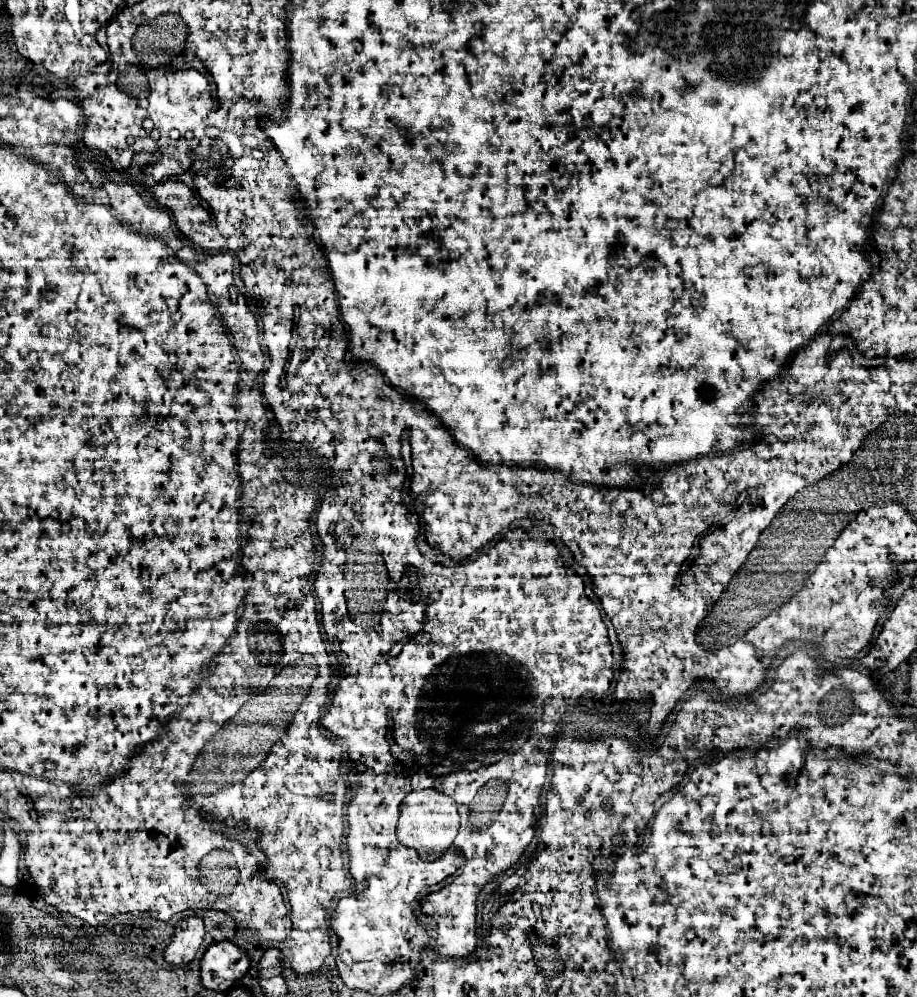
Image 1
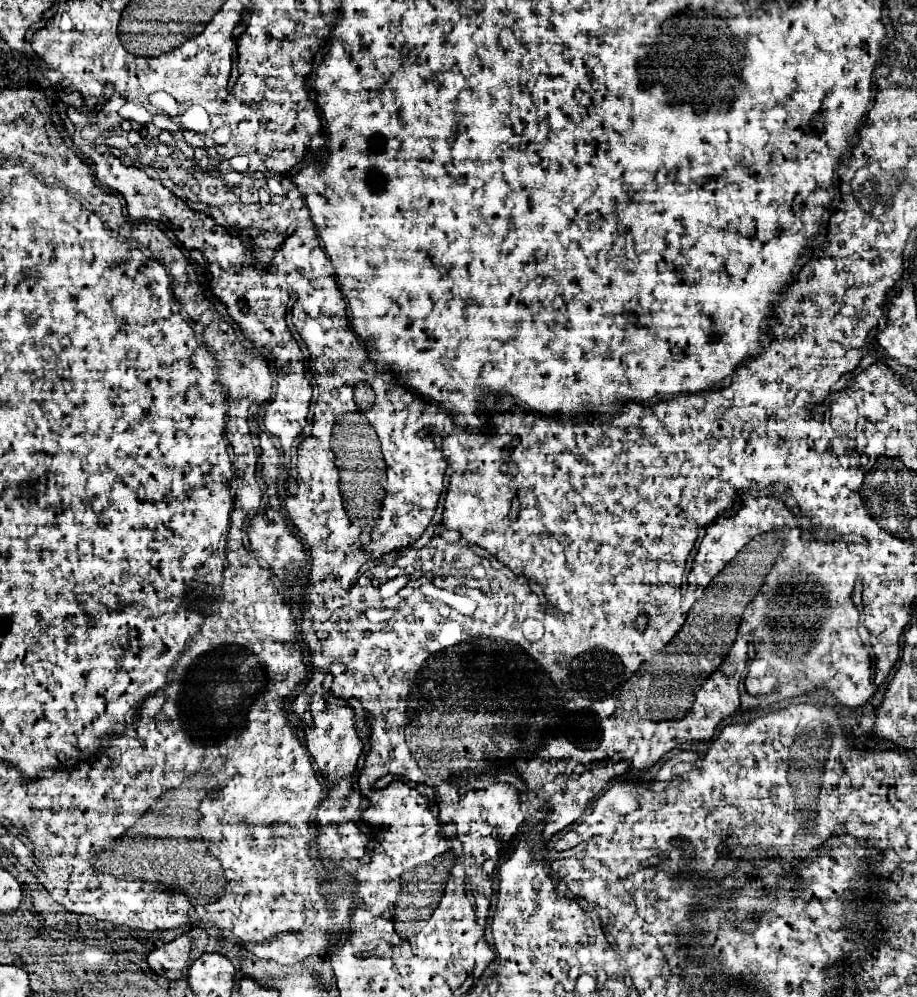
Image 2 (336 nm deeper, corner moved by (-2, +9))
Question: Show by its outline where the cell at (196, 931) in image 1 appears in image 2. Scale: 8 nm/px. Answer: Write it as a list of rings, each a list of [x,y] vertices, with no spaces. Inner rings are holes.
[[[181,934],[173,942],[151,950],[147,962],[155,974],[165,976],[169,980],[179,980],[185,976],[185,970],[189,966],[189,952],[191,952],[191,938],[189,934]]]

